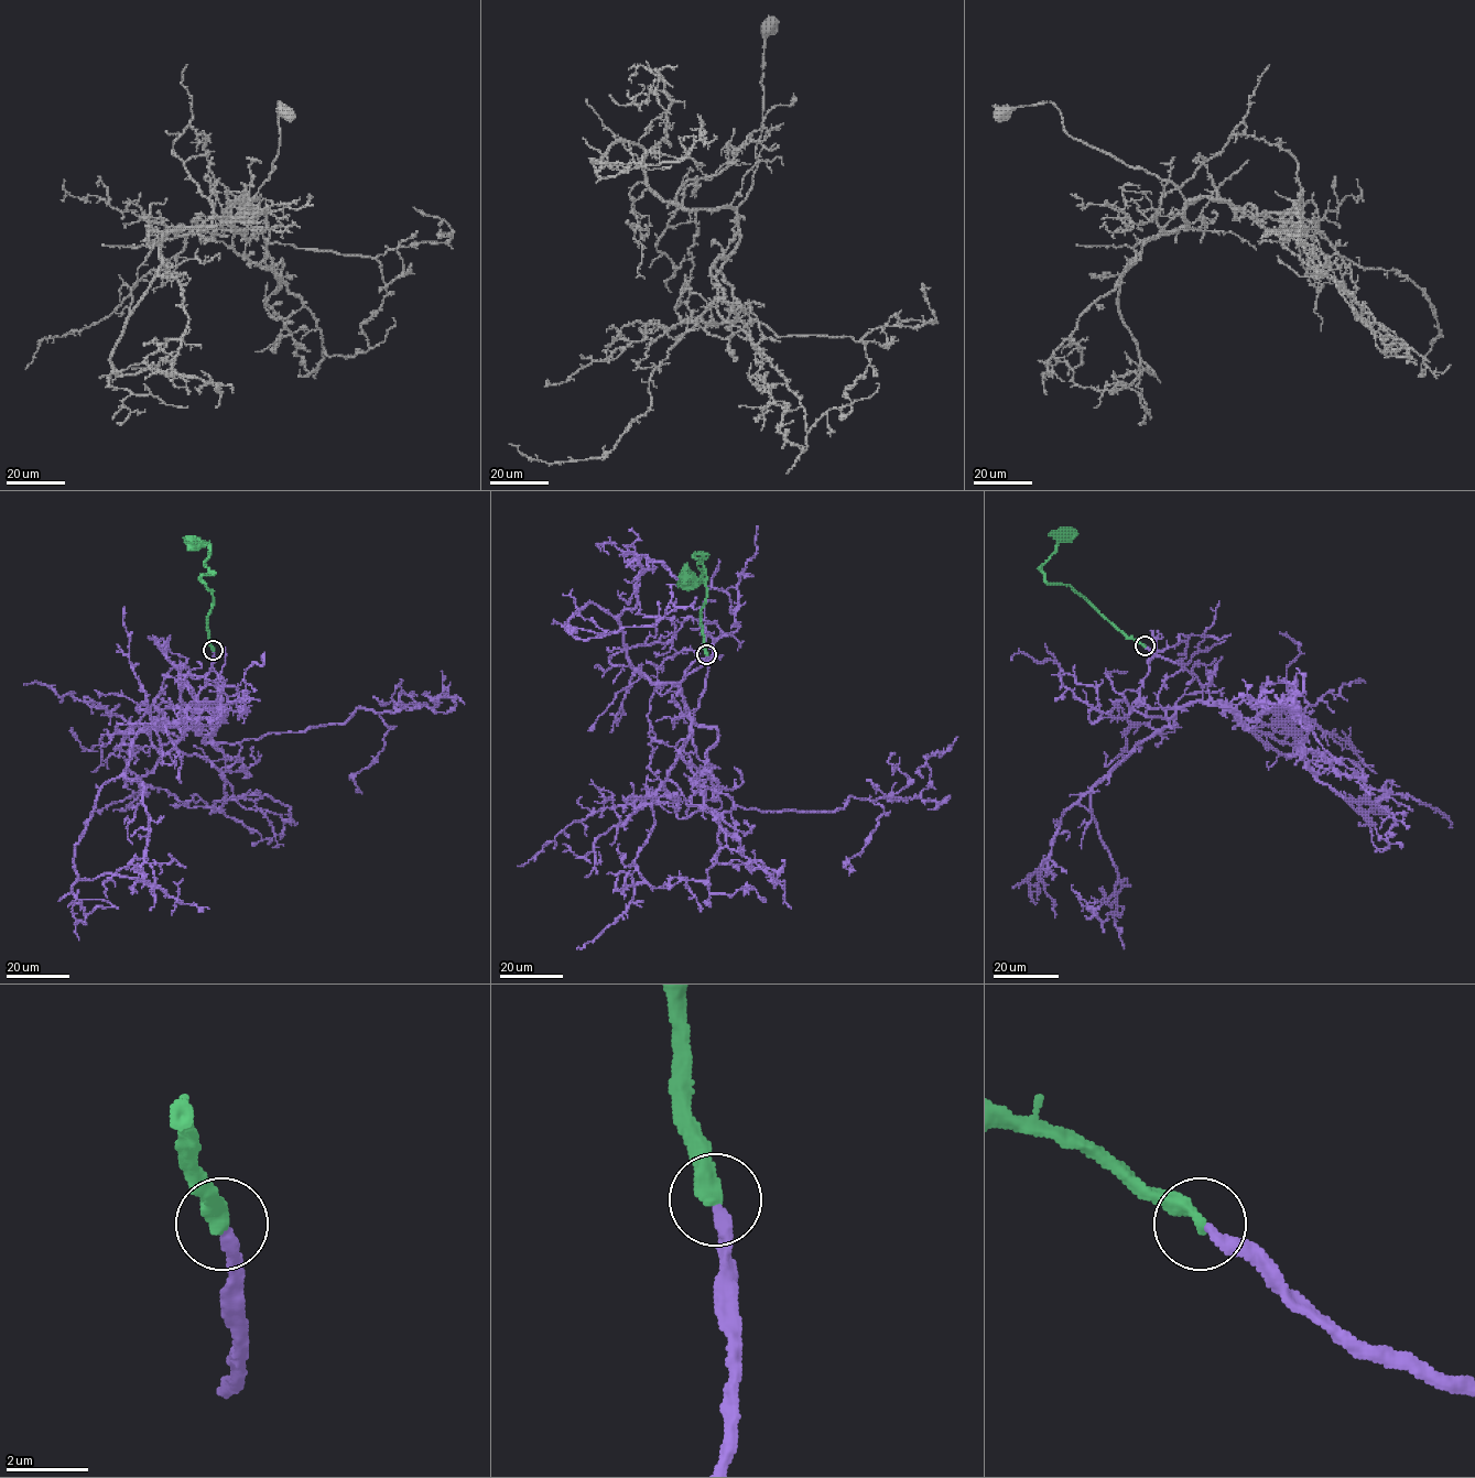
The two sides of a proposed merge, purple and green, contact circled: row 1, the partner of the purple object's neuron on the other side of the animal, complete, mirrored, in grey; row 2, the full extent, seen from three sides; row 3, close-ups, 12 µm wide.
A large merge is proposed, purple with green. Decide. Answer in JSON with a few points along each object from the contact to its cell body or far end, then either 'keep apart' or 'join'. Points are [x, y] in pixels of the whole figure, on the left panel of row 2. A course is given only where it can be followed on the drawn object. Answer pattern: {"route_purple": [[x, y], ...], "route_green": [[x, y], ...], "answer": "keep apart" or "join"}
{"route_purple": [[213, 650], [195, 705], [225, 709], [204, 741], [304, 732], [358, 708], [465, 704]], "route_green": [[213, 650], [207, 627], [212, 591], [199, 578], [208, 572], [204, 562], [209, 549], [197, 540], [192, 542]], "answer": "join"}

